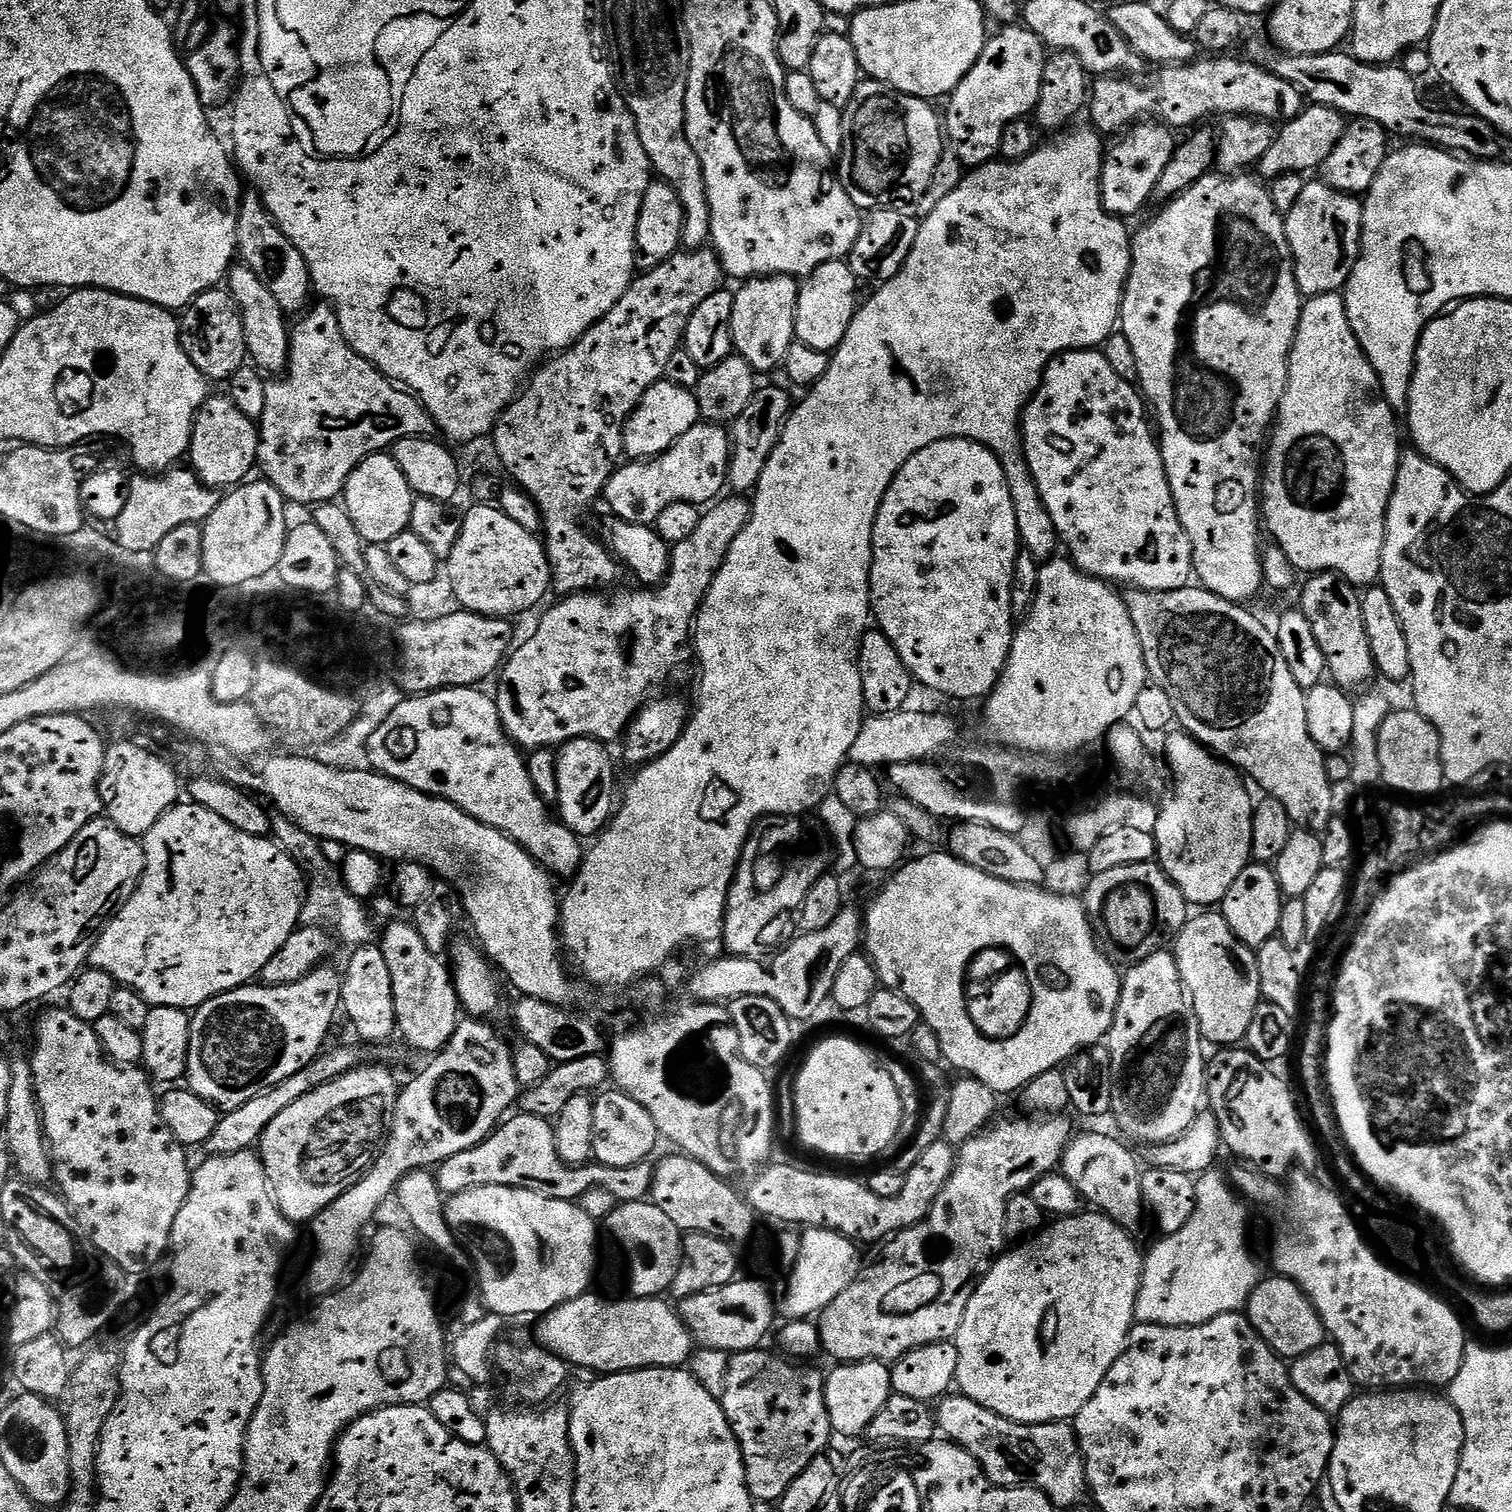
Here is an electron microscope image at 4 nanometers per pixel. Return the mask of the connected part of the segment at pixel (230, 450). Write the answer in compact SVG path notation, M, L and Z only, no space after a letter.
M227 394L209 395L200 411L196 413L196 423L192 425L192 446L190 467L207 488L232 490L245 483L257 467L256 455L260 445L257 425L232 401Z

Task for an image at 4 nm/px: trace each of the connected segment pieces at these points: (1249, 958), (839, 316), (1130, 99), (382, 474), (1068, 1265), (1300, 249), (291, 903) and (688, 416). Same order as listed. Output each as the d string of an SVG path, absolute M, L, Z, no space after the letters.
M1219 911L1201 912L1204 912L1201 916L1193 915L1176 937L1174 955L1178 962L1178 970L1184 979L1184 987L1192 1001L1192 1008L1196 1012L1196 1023L1201 1037L1209 1045L1212 1043L1220 1044L1216 1046L1236 1046L1247 1037L1250 1018L1254 1018L1254 1010L1262 1003L1256 953L1236 937L1234 930L1230 930L1226 918L1221 916Z
M844 260L826 262L809 276L803 277L796 311L797 341L806 346L814 346L814 350L829 354L835 352L842 338L846 338L846 330L850 330L850 322L858 307L856 287L858 281L852 273L852 265Z
M1224 54L1224 55L1221 55L1219 58L1197 58L1197 59L1193 60L1192 63L1190 63L1190 64L1177 64L1175 66L1165 67L1163 69L1163 71L1161 71L1164 73L1162 73L1161 76L1157 78L1156 84L1140 84L1140 83L1144 83L1144 82L1137 82L1135 79L1121 78L1120 76L1105 76L1103 78L1097 79L1095 81L1095 83L1093 83L1091 85L1091 88L1090 88L1090 110L1092 108L1092 120L1090 120L1091 127L1095 128L1096 131L1101 134L1107 134L1107 132L1117 132L1116 134L1120 134L1120 133L1123 133L1125 131L1125 129L1127 129L1129 126L1135 125L1137 122L1143 121L1145 118L1151 118L1153 121L1163 122L1163 123L1167 124L1168 127L1173 130L1179 130L1179 128L1188 128L1188 127L1189 127L1188 129L1191 129L1193 126L1196 126L1196 125L1191 126L1191 124L1196 124L1199 122L1199 120L1204 120L1207 118L1207 116L1214 115L1215 112L1217 112L1217 114L1220 115L1220 118L1227 118L1230 116L1255 116L1257 120L1266 120L1269 122L1277 122L1276 120L1280 120L1279 122L1287 122L1287 121L1293 120L1294 118L1298 118L1298 114L1300 112L1304 111L1304 109L1306 107L1306 97L1303 92L1300 92L1298 90L1298 86L1294 86L1290 82L1286 82L1286 78L1278 78L1276 75L1274 75L1274 73L1268 71L1268 69L1266 69L1266 68L1259 68L1259 66L1257 66L1256 64L1250 63L1250 61L1247 58L1239 58L1240 60L1235 60L1234 57L1235 57L1235 55L1232 55L1232 54Z
M377 454L366 457L352 473L344 487L342 503L347 508L354 526L358 526L360 539L368 546L386 546L398 534L409 531L414 493L406 482L402 470L391 455Z
M1082 1210L1077 1216L1066 1216L1049 1223L1043 1230L1016 1246L1013 1252L1005 1251L993 1263L984 1279L976 1285L976 1292L966 1306L962 1326L954 1337L958 1350L956 1384L959 1391L974 1402L981 1404L986 1410L1019 1424L1055 1424L1075 1421L1082 1406L1086 1406L1086 1402L1090 1402L1090 1398L1094 1398L1098 1386L1102 1386L1110 1366L1114 1366L1114 1362L1118 1362L1118 1358L1123 1356L1124 1351L1128 1348L1128 1336L1132 1333L1136 1320L1136 1299L1140 1293L1140 1283L1144 1280L1145 1262L1142 1252L1140 1256L1135 1242L1132 1241L1132 1235L1133 1233L1129 1229L1114 1223L1104 1213Z
M1323 182L1305 183L1298 202L1294 202L1284 222L1301 297L1340 292L1347 285L1360 257L1363 229L1364 206L1355 195L1334 190Z
M180 802L166 814L162 814L162 818L143 836L142 843L144 873L140 879L140 885L136 887L132 897L122 905L120 911L105 924L104 931L97 936L88 964L110 974L116 980L117 985L132 988L138 994L142 994L142 998L146 998L146 1002L153 1008L170 1006L195 1010L203 1006L210 998L220 996L235 988L251 985L263 973L266 964L282 950L282 946L286 946L293 932L301 927L300 915L308 895L306 877L304 871L296 865L296 859L280 847L275 839L242 834L242 830L234 830L234 826L230 826L230 822L226 822L223 818L218 818L218 814L210 814L210 810L191 802Z
M668 379L659 380L640 400L640 405L632 412L624 426L624 456L633 461L649 461L654 456L661 456L686 430L701 423L700 407L693 389L674 386Z

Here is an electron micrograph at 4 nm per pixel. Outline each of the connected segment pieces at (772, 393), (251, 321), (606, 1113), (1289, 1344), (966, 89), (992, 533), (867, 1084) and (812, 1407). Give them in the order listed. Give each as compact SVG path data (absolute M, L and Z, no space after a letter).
M757 387L754 398L750 398L750 406L738 414L738 418L730 425L732 441L732 466L728 469L727 487L736 494L748 494L755 489L762 478L762 470L766 470L766 462L780 441L784 423L792 415L794 399L784 388Z
M247 266L233 267L226 277L226 287L242 314L242 324L246 330L248 360L261 373L283 373L288 367L288 355L292 341L290 339L290 320L282 310L282 306L278 306L278 298L274 298L274 294L270 294L266 282L262 282L262 278L258 278L258 274L254 274L254 270L250 270Z
M604 1090L594 1100L594 1150L595 1163L608 1167L643 1164L656 1148L658 1133L654 1118L646 1106L634 1102L625 1092Z
M1279 1274L1273 1280L1261 1279L1246 1305L1248 1321L1260 1337L1267 1342L1281 1358L1295 1358L1310 1354L1326 1342L1324 1323L1318 1310L1308 1301L1308 1296L1295 1284Z
M1004 26L999 30L1001 32L997 36L995 33L985 43L976 65L969 70L966 78L962 78L962 82L958 82L958 86L946 100L948 117L945 115L942 120L946 129L946 140L954 154L958 154L961 164L968 170L993 163L1000 156L1002 130L1006 130L1010 122L1031 117L1035 113L1036 104L1040 101L1046 59L1044 44L1027 26Z
M939 440L926 446L926 450L918 450L918 454L914 454L914 458L910 458L906 466L898 470L894 482L890 482L890 490L886 490L882 498L882 506L872 527L872 565L870 566L872 616L875 627L884 632L886 638L890 638L894 650L898 650L902 662L917 685L925 684L930 691L941 692L944 696L953 696L956 700L978 699L979 701L987 697L992 687L1000 681L1014 635L1010 590L1014 582L1016 560L1021 551L1018 522L1014 522L1014 502L1010 502L1008 479L999 458L986 445L973 440Z
M832 1036L829 1040L824 1040L808 1056L808 1061L800 1068L800 1073L796 1076L796 1128L800 1131L800 1140L808 1148L813 1148L816 1152L821 1152L824 1156L845 1156L852 1160L855 1156L876 1156L879 1152L884 1152L900 1136L900 1127L904 1121L904 1107L898 1086L894 1078L889 1074L887 1067L876 1065L876 1060L859 1044L856 1040L847 1040L844 1036Z
M759 1346L729 1355L725 1394L719 1401L740 1444L753 1501L779 1502L811 1460L829 1447L834 1433L826 1408L825 1373L763 1350Z

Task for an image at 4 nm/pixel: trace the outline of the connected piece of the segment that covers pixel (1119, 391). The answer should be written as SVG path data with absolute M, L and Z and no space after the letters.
M1100 350L1062 352L1059 356L1052 357L1048 363L1048 368L1044 371L1044 380L1040 383L1040 388L1033 396L1032 401L1028 403L1028 407L1025 408L1022 417L1024 451L1032 471L1032 477L1042 494L1042 502L1046 506L1046 510L1050 510L1050 518L1054 518L1054 526L1060 535L1061 545L1065 549L1068 547L1069 553L1067 552L1067 555L1081 572L1105 582L1111 582L1116 586L1124 584L1123 586L1128 588L1141 588L1147 592L1169 592L1170 590L1187 588L1191 581L1188 579L1193 579L1194 576L1192 543L1176 513L1176 503L1166 478L1157 433L1154 431L1153 425L1151 428L1147 418L1144 417L1146 401L1138 391L1137 385L1133 381L1131 384L1102 353L1103 351Z

